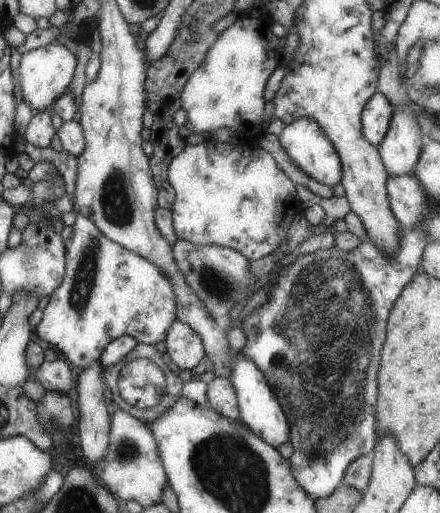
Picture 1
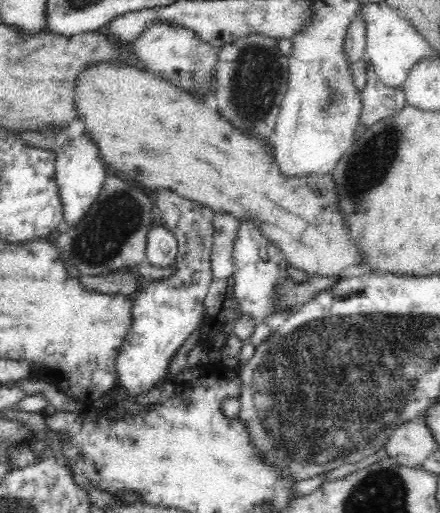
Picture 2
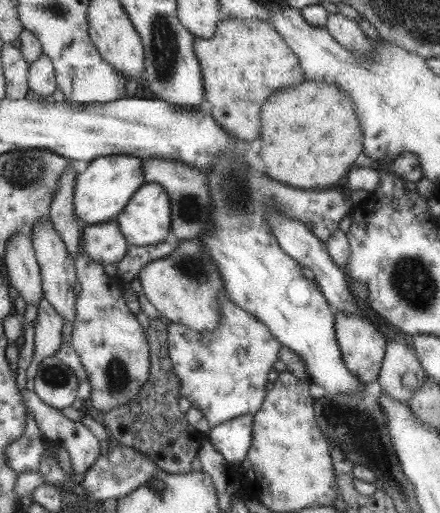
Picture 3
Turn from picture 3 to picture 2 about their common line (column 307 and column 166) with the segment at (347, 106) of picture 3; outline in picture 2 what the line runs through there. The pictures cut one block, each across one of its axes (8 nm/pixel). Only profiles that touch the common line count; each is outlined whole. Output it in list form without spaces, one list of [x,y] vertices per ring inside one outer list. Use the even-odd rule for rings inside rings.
[[[98,62],[76,76],[74,109],[84,126],[84,135],[96,145],[104,164],[121,170],[146,188],[177,192],[179,196],[215,212],[228,212],[238,220],[252,217],[262,233],[280,247],[289,264],[308,275],[334,276],[342,268],[358,264],[356,248],[348,242],[342,216],[334,204],[336,198],[331,175],[319,175],[315,186],[310,184],[308,176],[292,180],[284,178],[273,153],[260,139],[236,132],[218,113],[217,102],[212,97],[198,100],[147,69],[141,70],[123,62]]]

